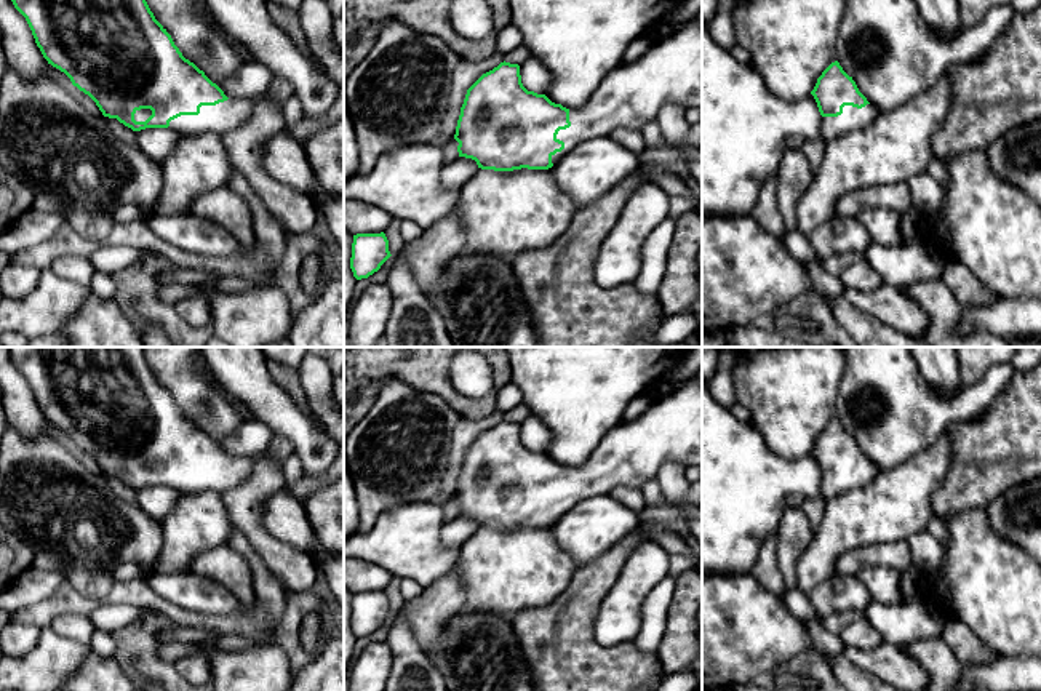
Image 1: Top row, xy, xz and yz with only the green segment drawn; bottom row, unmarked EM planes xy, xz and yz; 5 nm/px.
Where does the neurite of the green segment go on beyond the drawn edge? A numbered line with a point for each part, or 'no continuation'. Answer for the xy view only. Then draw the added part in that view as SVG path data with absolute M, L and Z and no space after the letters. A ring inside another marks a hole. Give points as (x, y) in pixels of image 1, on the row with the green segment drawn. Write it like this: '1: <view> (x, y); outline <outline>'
1: xy (219, 119); outline M229 98L216 106L201 106L198 115L181 115L171 120L168 128L182 136L224 136L251 118L257 101L259 98Z

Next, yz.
1: yz (851, 119); outline M867 104L862 109L844 106L843 114L838 117L822 117L822 136L825 142L854 130L864 130L870 126L878 112L873 104Z

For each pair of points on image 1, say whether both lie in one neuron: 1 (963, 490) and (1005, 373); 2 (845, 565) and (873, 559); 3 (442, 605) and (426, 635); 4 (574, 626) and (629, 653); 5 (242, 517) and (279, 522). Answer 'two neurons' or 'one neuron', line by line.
1: two neurons
2: one neuron
3: one neuron
4: one neuron
5: two neurons

